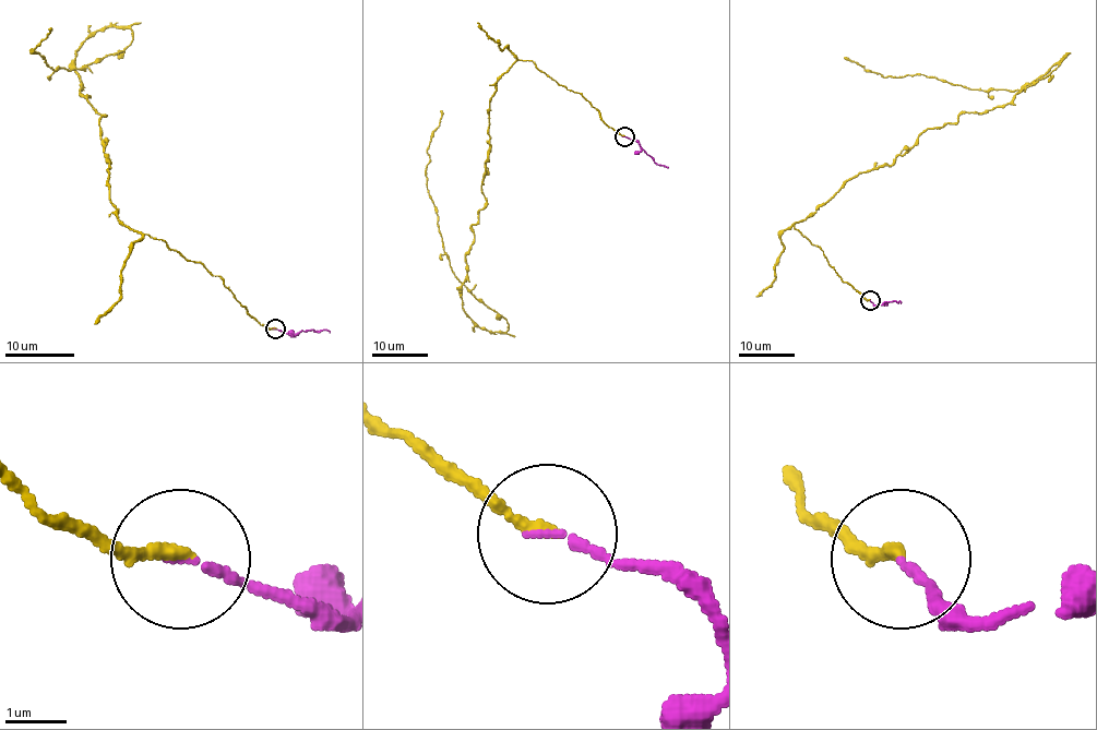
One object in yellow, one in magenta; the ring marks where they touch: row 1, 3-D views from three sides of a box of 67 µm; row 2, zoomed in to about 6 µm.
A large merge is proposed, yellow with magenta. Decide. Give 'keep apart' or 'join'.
join

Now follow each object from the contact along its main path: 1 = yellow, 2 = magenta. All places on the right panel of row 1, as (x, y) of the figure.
1: (870, 300), (794, 224), (860, 172), (890, 166), (925, 131), (1003, 107), (1017, 92), (883, 76), (844, 57)
2: (870, 300), (875, 306), (885, 301), (901, 302)

